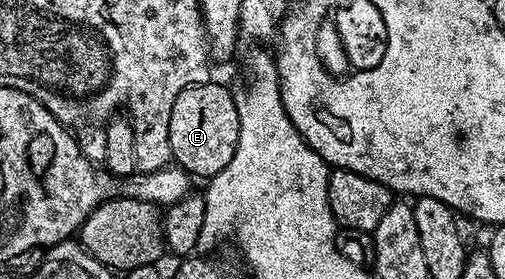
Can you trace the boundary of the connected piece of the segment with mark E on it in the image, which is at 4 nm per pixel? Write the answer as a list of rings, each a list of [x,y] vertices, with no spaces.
[[[217,82],[196,84],[178,94],[170,112],[172,159],[193,177],[211,178],[226,170],[238,146],[238,106],[235,95]]]

